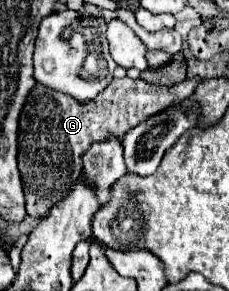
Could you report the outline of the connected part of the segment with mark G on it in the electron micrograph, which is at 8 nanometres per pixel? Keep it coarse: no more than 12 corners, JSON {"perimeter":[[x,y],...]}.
{"perimeter":[[114,78],[86,104],[38,84],[20,114],[18,168],[42,218],[92,142],[188,98]]}

